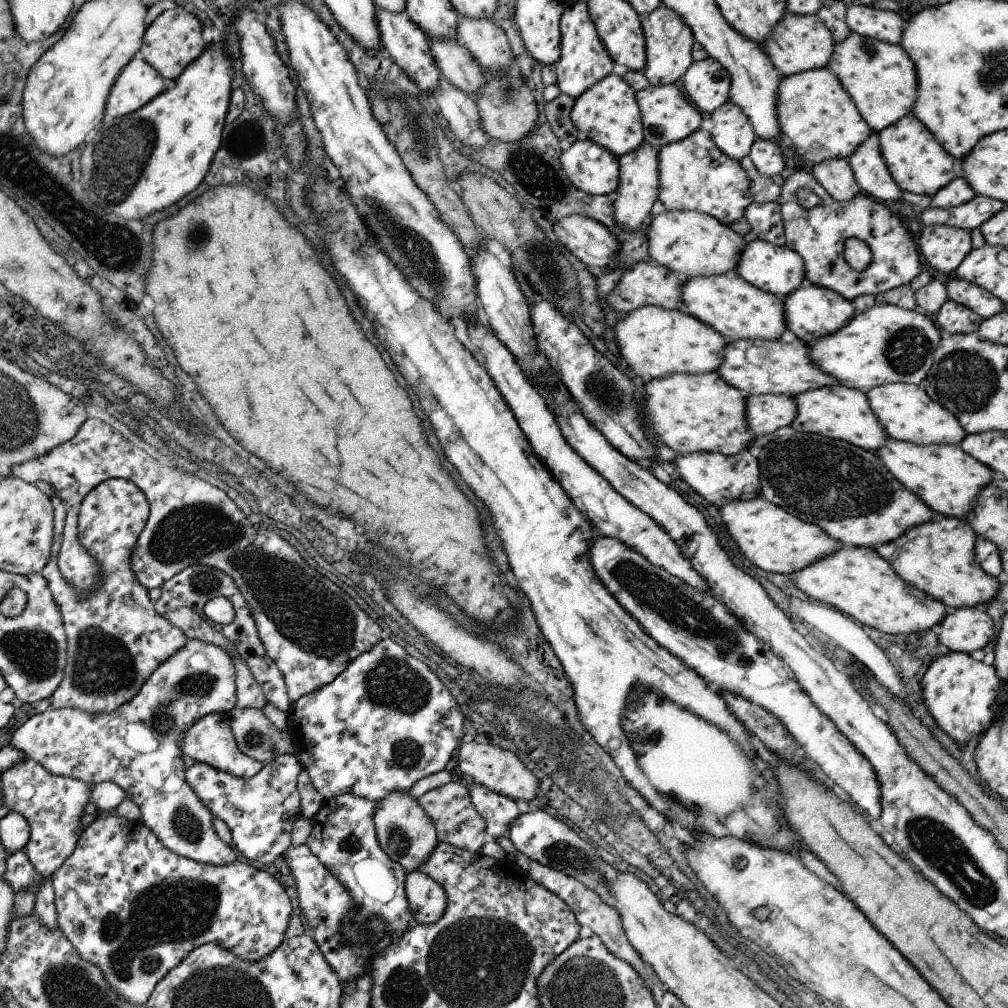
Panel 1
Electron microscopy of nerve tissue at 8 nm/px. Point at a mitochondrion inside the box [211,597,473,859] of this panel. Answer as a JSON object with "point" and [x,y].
{"point":[393,683]}

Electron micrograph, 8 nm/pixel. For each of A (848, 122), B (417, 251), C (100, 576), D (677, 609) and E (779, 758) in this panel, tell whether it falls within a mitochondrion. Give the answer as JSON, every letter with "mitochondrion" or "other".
{"A":"other","B":"mitochondrion","C":"other","D":"mitochondrion","E":"other"}

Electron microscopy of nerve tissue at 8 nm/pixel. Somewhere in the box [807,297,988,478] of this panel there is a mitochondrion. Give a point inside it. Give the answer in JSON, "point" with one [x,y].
{"point":[907,348]}

